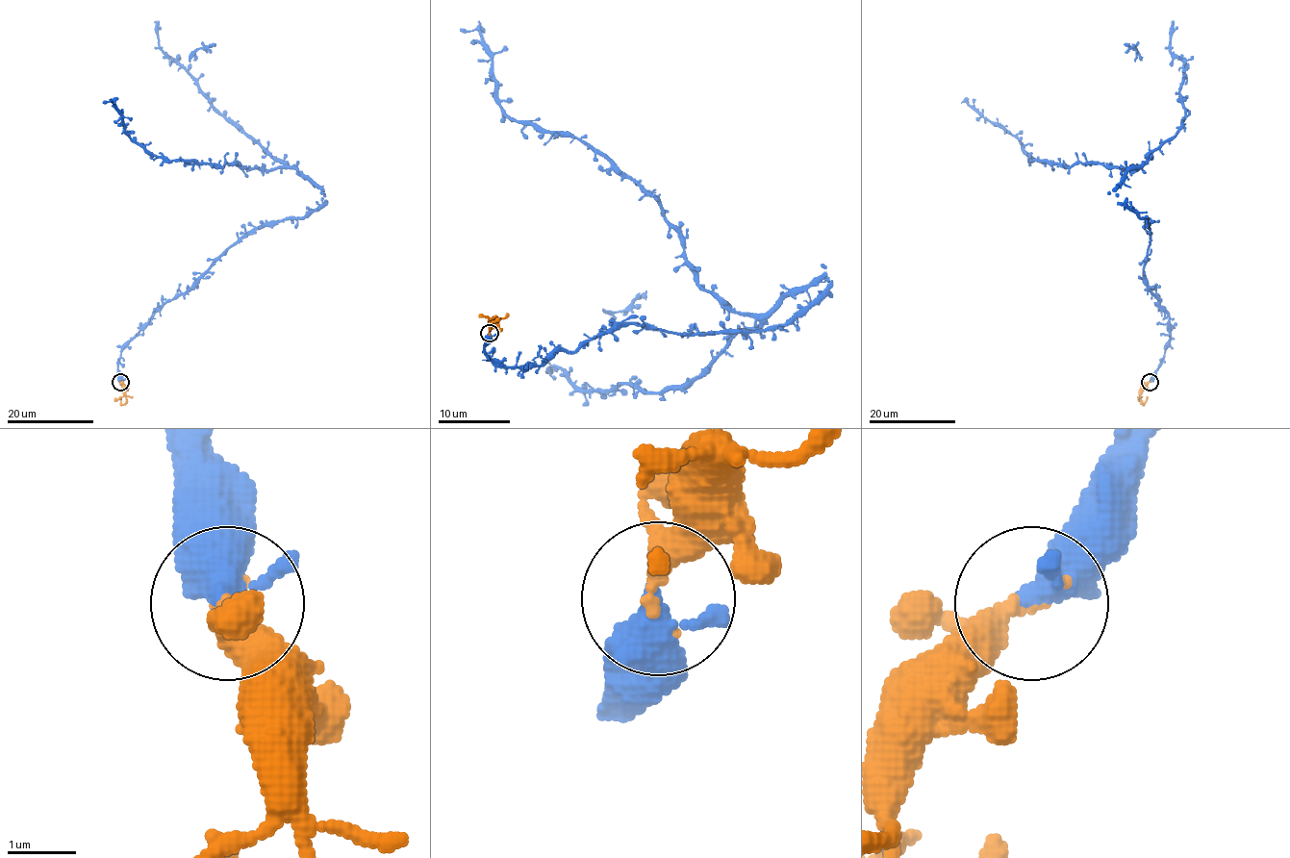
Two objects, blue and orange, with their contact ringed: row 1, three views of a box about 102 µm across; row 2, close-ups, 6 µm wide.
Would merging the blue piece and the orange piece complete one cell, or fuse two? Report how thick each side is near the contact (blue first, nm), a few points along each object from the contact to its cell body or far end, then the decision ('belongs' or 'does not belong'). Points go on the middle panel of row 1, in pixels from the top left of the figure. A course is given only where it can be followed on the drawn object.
380 nm thick on the blue side, 320 nm on the other; blue runs (490, 333), (542, 365), (628, 324), (782, 328), (831, 281), (732, 310), (460, 30); orange runs (490, 333), (497, 317), (490, 324), (490, 330); belongs

